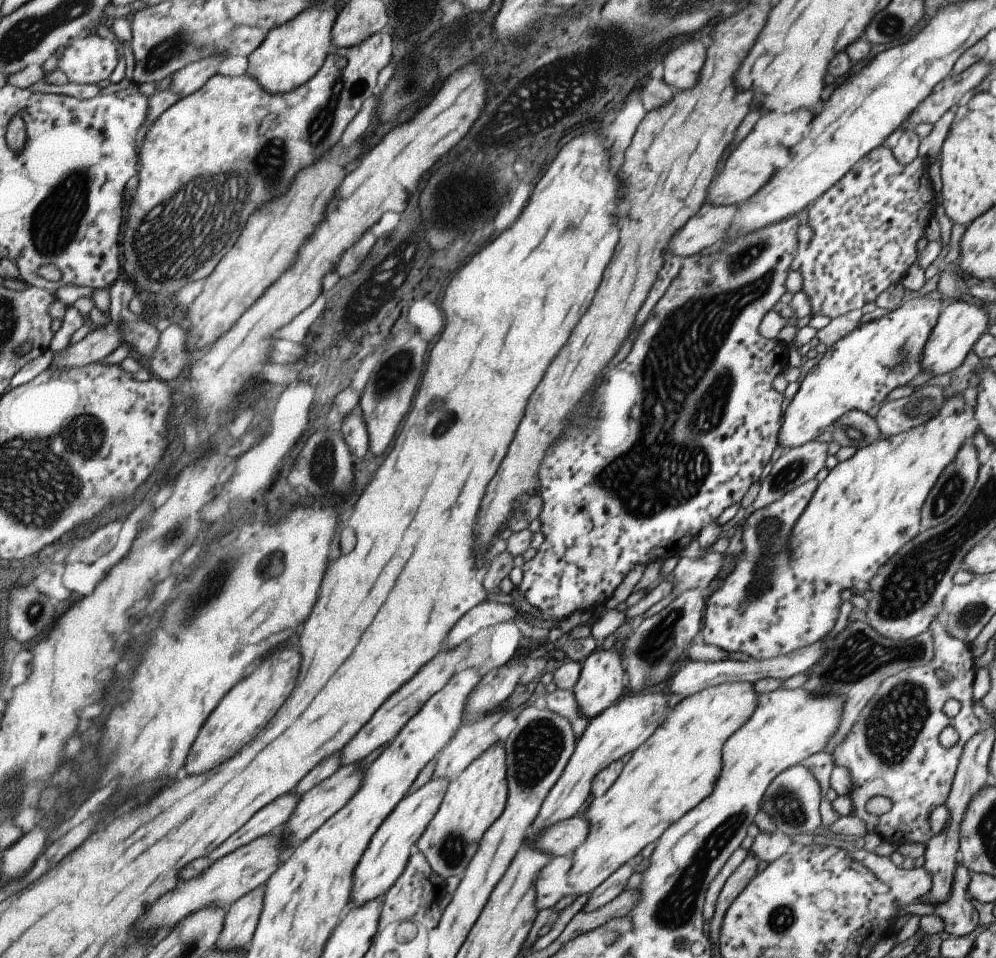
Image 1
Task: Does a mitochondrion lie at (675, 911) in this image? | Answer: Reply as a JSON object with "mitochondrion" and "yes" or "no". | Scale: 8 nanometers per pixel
{"mitochondrion":"yes"}

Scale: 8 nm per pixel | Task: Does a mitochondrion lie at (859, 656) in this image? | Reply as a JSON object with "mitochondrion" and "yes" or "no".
{"mitochondrion":"yes"}

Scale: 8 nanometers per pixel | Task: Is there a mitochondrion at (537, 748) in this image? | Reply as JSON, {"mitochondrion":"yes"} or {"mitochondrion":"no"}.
{"mitochondrion":"yes"}

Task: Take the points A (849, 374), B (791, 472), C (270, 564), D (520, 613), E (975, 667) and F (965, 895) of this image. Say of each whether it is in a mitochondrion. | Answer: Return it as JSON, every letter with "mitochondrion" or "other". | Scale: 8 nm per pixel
{"A":"other","B":"mitochondrion","C":"mitochondrion","D":"other","E":"other","F":"other"}

